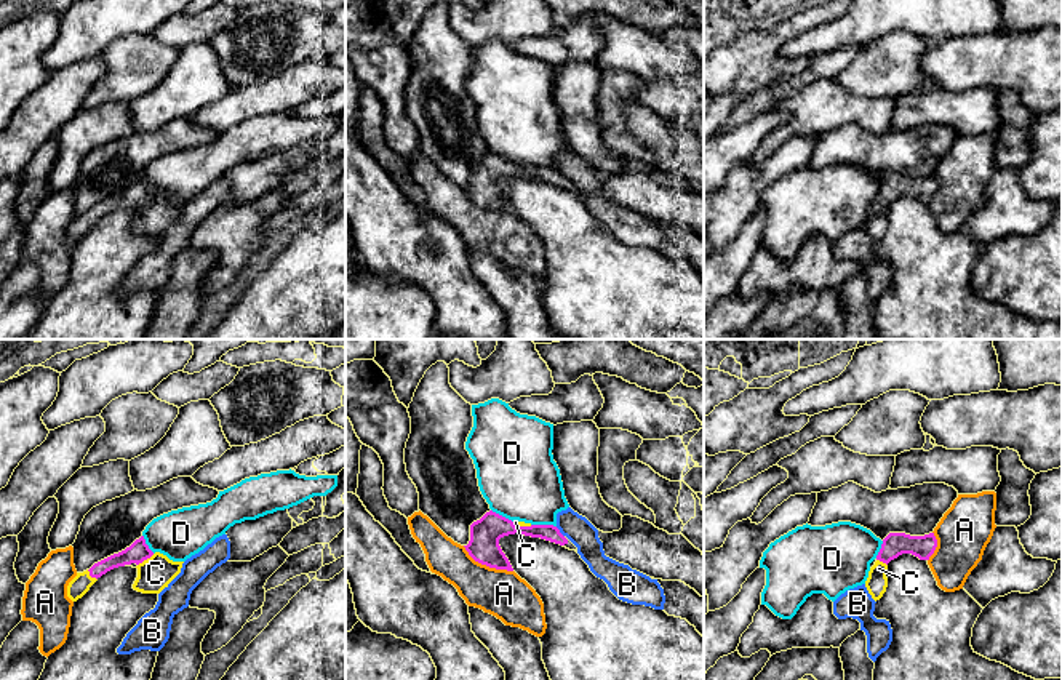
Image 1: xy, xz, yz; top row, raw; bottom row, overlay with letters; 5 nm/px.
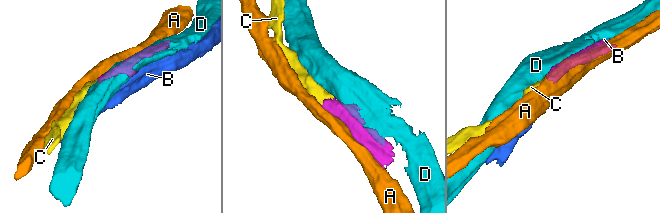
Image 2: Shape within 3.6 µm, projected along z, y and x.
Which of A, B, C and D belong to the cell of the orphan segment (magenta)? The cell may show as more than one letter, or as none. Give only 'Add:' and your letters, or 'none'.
Add: C

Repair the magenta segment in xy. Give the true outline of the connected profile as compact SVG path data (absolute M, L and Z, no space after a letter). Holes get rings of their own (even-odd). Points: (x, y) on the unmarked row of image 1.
M141 178L125 192L94 205L83 214L77 214L67 227L67 238L77 243L102 216L131 205L138 206L138 219L133 230L142 235L160 235L181 214L184 203L173 203L160 194L154 195L144 178Z

